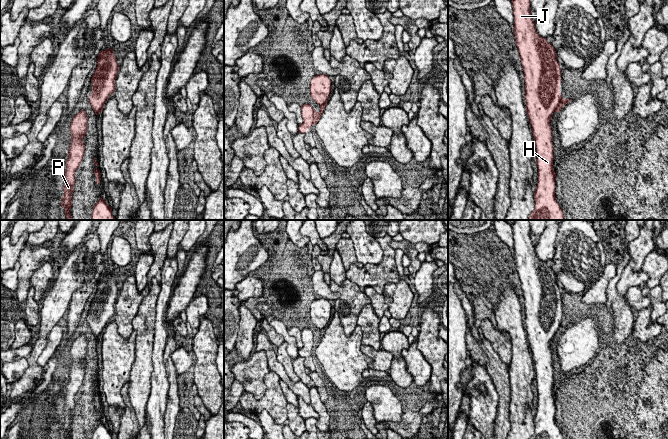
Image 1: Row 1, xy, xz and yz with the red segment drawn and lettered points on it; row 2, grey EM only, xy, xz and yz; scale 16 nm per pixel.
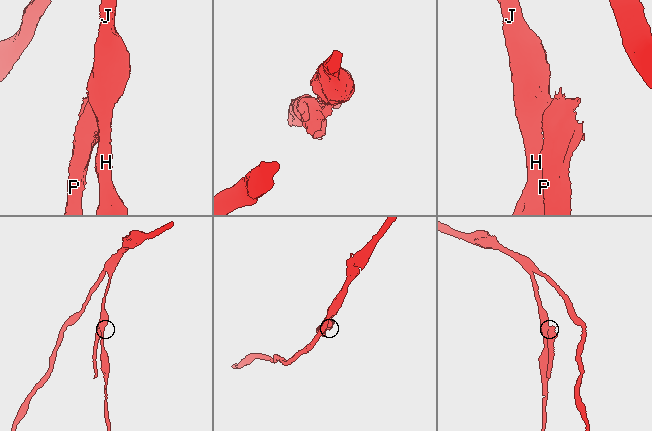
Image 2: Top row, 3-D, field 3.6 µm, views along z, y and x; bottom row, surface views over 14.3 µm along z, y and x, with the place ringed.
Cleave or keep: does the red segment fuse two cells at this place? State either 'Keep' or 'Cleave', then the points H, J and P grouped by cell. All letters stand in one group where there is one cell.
Cleave. Groups: H J / P

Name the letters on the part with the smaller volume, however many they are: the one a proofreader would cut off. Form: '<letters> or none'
P

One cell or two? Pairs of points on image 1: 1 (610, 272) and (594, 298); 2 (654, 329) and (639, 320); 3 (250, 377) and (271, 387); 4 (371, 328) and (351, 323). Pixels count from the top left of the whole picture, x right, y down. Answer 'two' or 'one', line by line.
1: one
2: one
3: two
4: two

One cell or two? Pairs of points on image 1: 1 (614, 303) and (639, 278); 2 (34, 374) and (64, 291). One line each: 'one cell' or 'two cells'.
1: two cells
2: one cell

